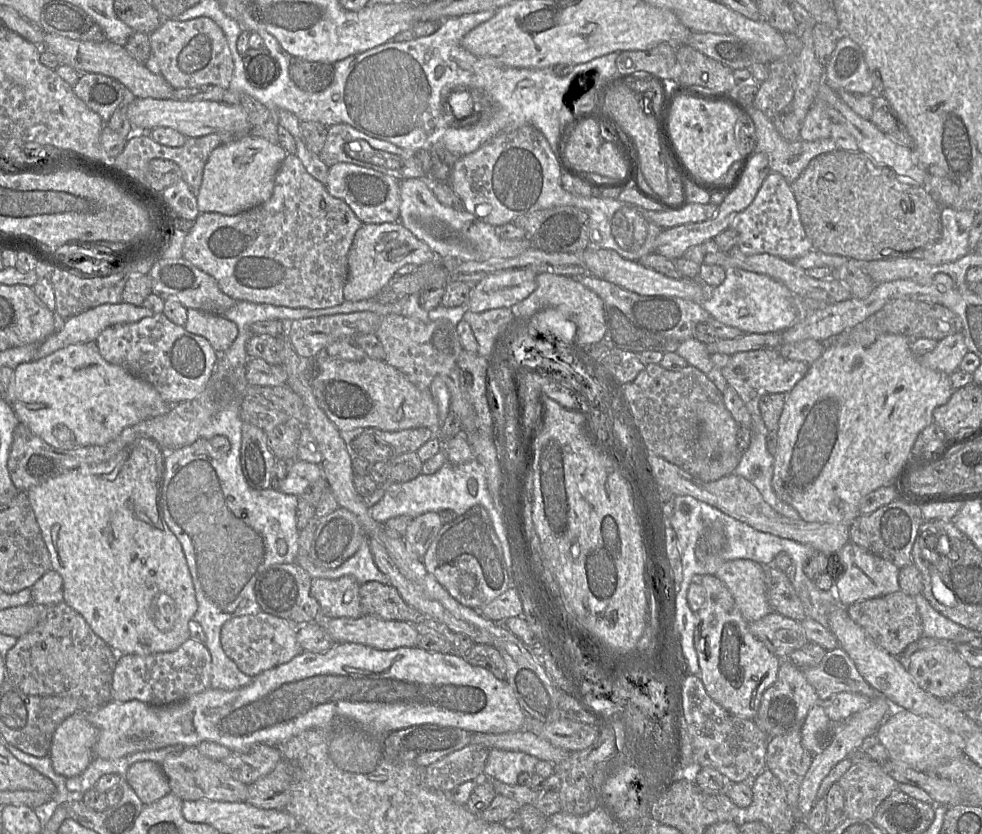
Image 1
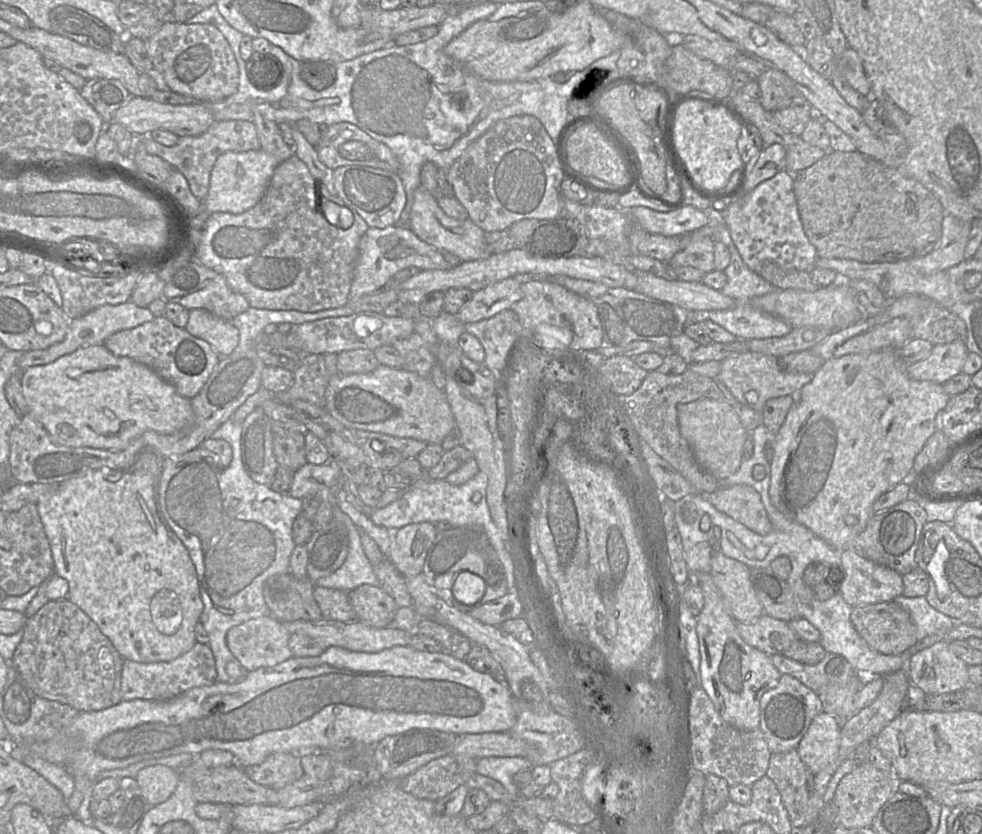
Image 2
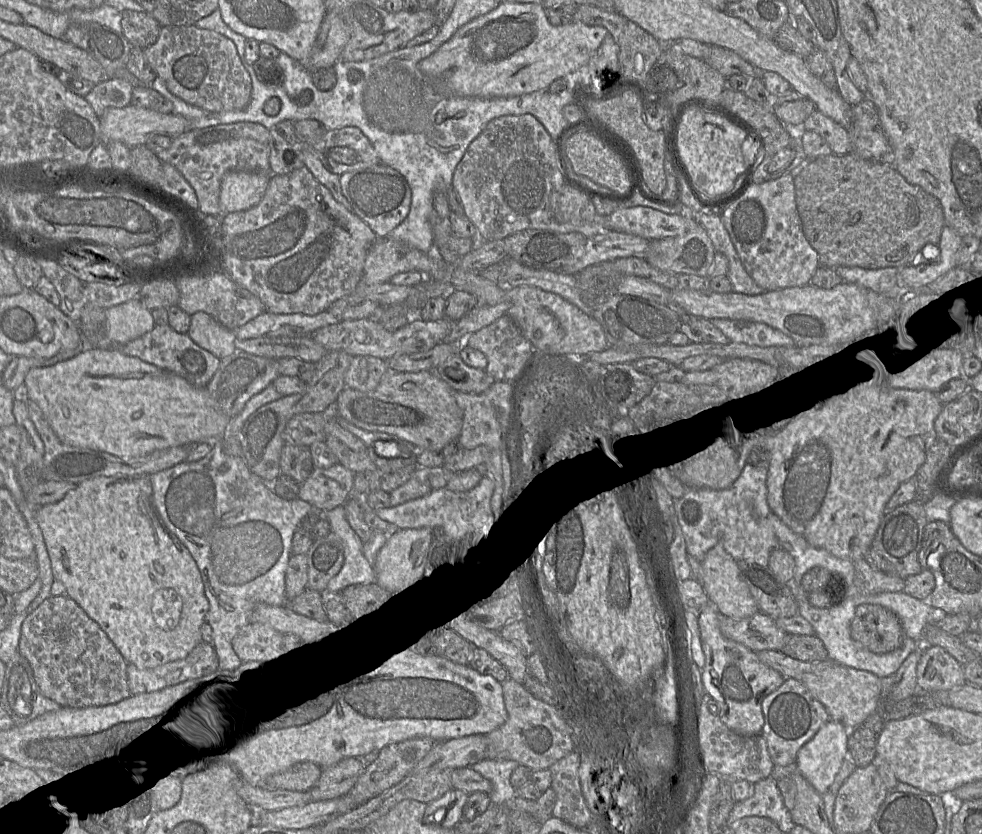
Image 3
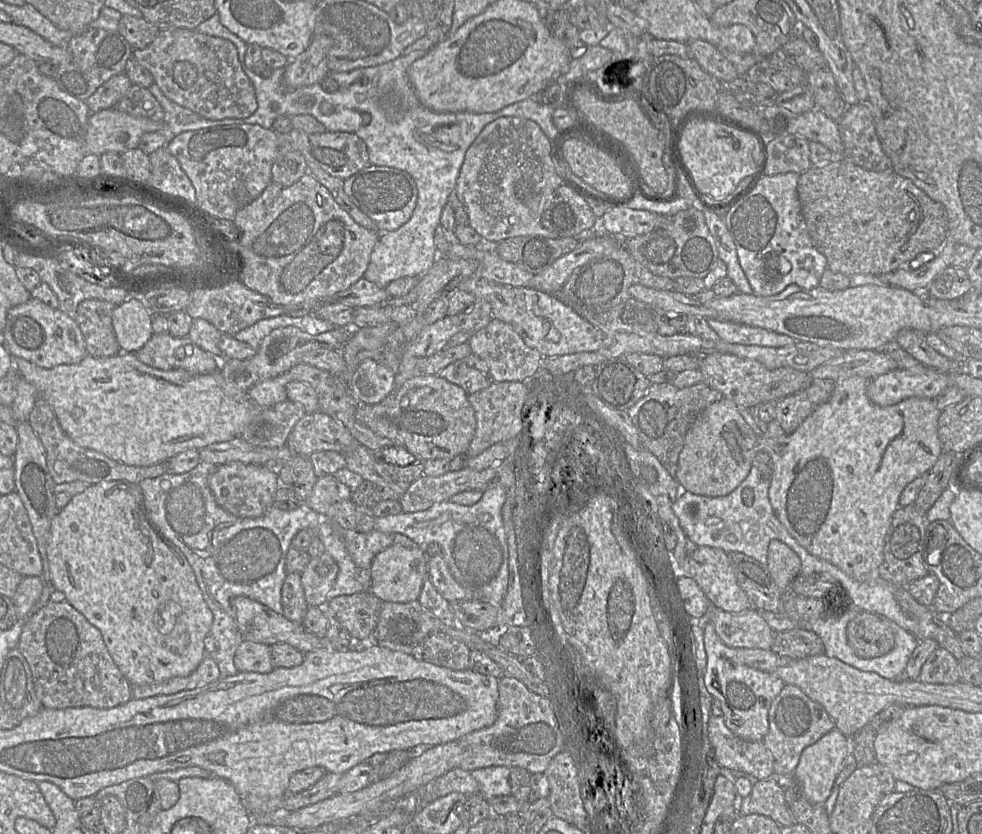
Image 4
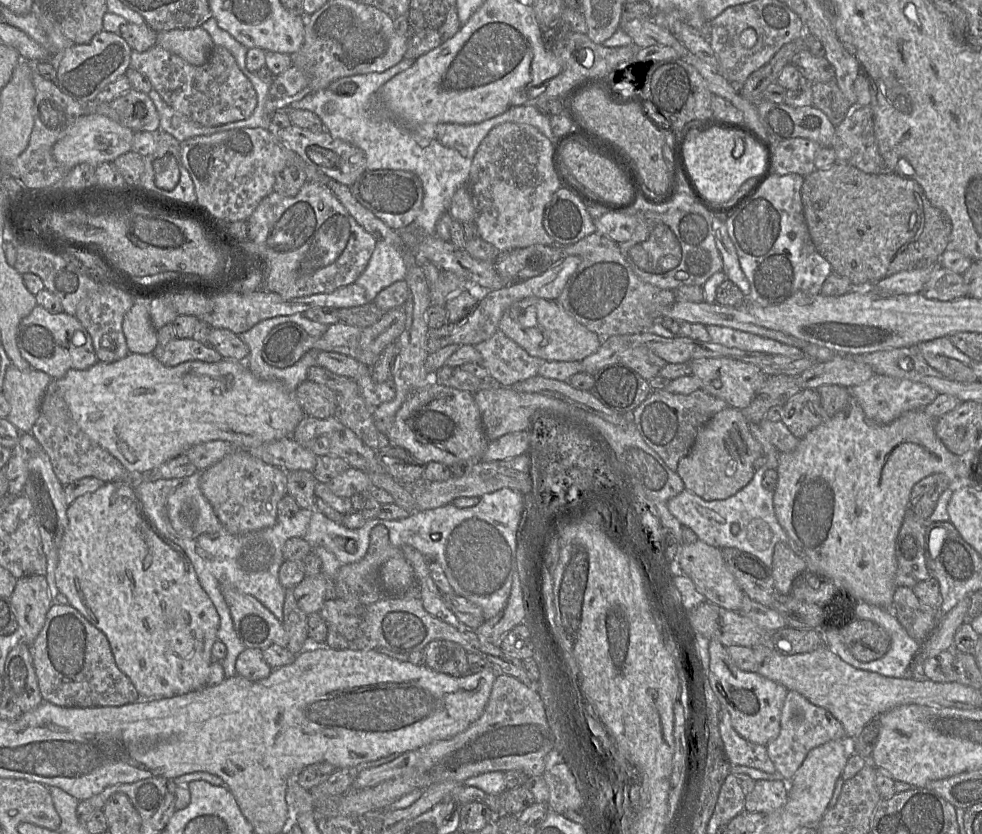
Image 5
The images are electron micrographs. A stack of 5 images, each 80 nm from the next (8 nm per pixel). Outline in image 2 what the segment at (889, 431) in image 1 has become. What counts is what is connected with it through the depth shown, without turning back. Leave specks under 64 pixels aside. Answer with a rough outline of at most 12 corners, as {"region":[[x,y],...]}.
{"region":[[894,348],[825,361],[775,434],[773,506],[841,551],[950,399]]}

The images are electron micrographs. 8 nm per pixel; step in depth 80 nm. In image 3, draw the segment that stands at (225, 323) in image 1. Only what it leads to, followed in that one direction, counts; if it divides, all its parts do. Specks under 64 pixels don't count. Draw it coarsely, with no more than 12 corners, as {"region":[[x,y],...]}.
{"region":[[205,312],[188,335],[219,360],[236,350],[234,331]]}

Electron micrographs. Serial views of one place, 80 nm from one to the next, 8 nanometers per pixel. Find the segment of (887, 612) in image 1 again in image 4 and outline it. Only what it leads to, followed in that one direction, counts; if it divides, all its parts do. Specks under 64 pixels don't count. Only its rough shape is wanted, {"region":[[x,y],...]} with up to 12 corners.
{"region":[[864,610],[846,635],[862,659],[895,646],[887,618]]}

